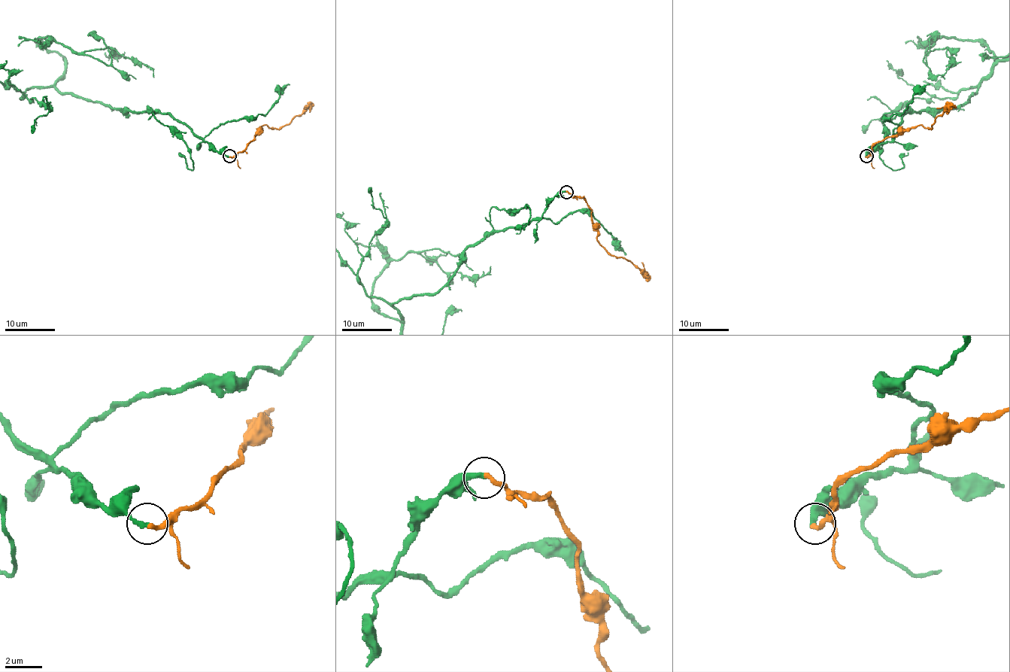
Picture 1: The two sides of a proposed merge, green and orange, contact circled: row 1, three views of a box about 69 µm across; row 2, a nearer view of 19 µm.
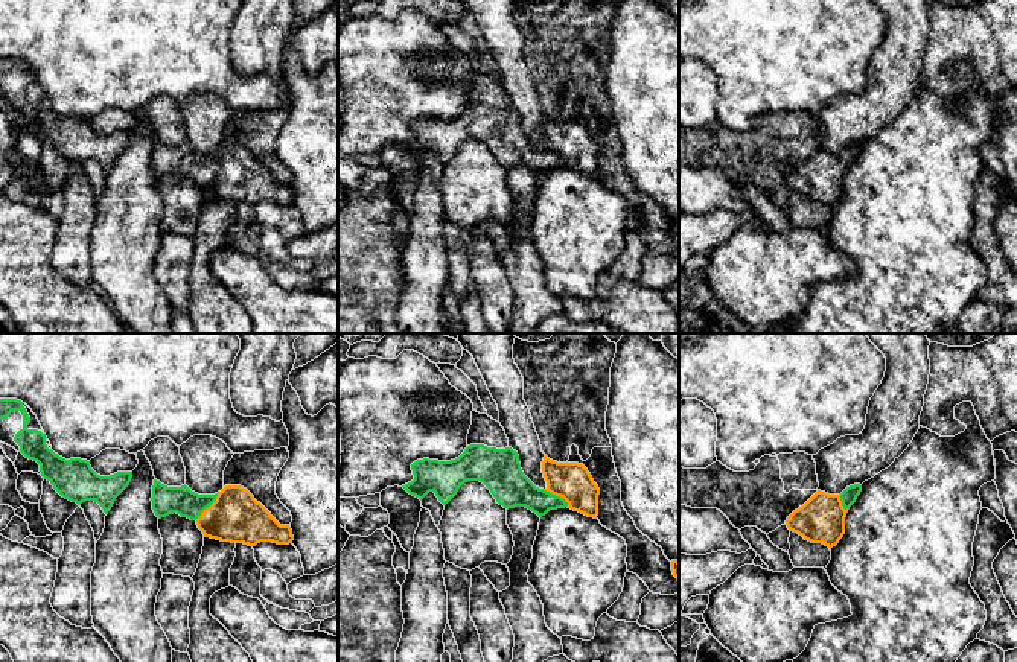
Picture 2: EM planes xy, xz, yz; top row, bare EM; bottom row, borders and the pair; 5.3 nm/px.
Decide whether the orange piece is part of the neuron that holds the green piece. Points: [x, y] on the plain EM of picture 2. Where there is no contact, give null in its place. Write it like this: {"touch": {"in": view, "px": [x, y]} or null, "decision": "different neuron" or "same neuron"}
{"touch": {"in": "xy", "px": [209, 165]}, "decision": "same neuron"}

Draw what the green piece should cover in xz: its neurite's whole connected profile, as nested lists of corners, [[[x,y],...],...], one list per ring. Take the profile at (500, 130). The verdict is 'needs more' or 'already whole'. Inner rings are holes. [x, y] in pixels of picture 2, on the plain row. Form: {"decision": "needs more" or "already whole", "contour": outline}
{"decision": "needs more", "contour": [[[470,103],[455,119],[423,117],[414,120],[411,129],[414,138],[402,146],[420,160],[434,151],[446,164],[464,142],[480,140],[507,169],[525,166],[542,177],[550,169],[568,166],[588,177],[598,175],[600,148],[588,128],[579,122],[557,122],[545,114],[542,120],[545,149],[524,134],[519,114],[512,107]]]}

